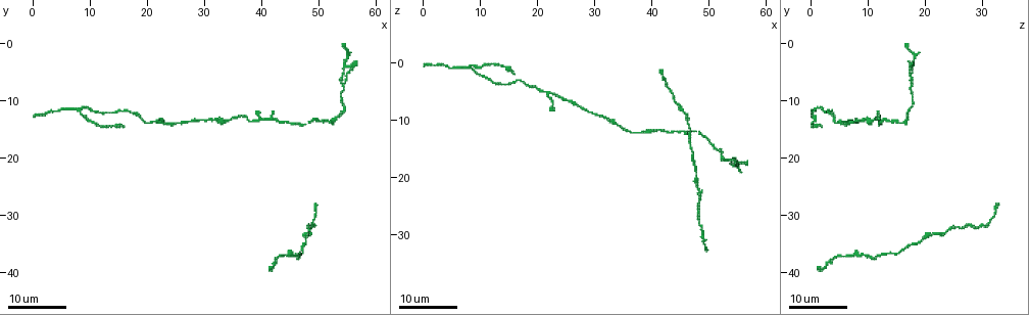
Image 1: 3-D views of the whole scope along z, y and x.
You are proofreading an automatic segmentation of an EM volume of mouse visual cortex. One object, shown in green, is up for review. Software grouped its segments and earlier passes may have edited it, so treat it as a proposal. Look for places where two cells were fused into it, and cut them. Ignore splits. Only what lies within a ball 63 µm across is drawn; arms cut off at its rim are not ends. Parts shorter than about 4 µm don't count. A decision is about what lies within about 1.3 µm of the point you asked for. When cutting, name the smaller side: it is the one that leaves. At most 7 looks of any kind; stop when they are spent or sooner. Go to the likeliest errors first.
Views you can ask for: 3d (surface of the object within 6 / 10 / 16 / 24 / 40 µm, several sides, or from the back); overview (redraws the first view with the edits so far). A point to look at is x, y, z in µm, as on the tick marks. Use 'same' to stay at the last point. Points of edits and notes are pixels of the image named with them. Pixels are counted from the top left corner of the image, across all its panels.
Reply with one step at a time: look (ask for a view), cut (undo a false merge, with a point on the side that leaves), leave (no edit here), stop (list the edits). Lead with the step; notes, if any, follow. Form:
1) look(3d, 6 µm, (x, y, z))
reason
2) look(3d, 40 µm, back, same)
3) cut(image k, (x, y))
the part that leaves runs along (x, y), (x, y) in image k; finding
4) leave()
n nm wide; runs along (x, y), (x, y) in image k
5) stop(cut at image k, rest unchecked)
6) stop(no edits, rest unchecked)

look(3d, 16 µm, (8.5, 12.0, 1.0))
branch point

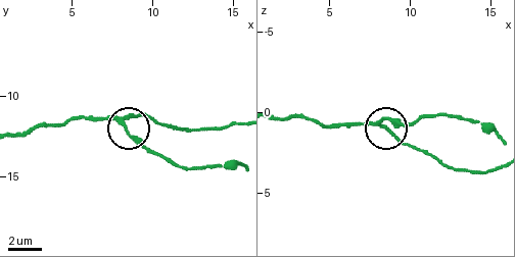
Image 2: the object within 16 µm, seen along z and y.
look(3d, 6 µm, (8.2, 11.9, 0.6))

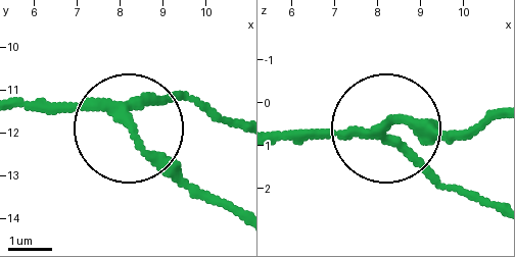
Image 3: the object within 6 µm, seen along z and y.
leave()
runs along (232, 122), (178, 101), (123, 122), (28, 112) in image 3; one cell here

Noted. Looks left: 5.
look(3d, 24 µm, (41.5, 13.0, 12.0))
two arms in line, one across

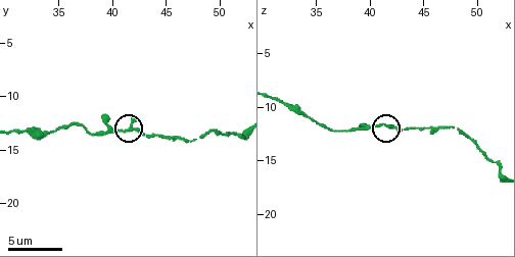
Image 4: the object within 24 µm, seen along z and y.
look(3d, 6 µm, (41.2, 13.2, 11.6))
closer look

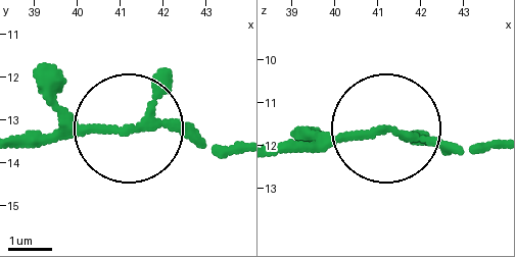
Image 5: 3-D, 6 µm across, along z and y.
leave()
runs along (233, 144), (17, 133) in image 5; one cell here

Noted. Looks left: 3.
look(3d, 16 µm, (29.5, 13.5, 9.0))
narrows sharply

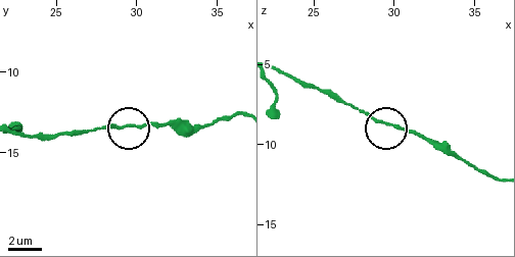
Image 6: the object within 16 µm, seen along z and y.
look(3d, 6 µm, (29.6, 13.3, 8.8))

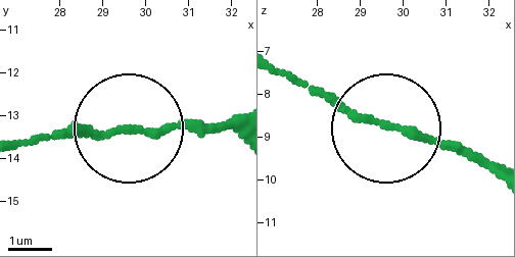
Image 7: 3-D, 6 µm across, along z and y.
leave()
runs along (237, 129), (20, 140) in image 7; all the same cell

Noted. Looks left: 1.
stop(no edits, rest unchecked)

